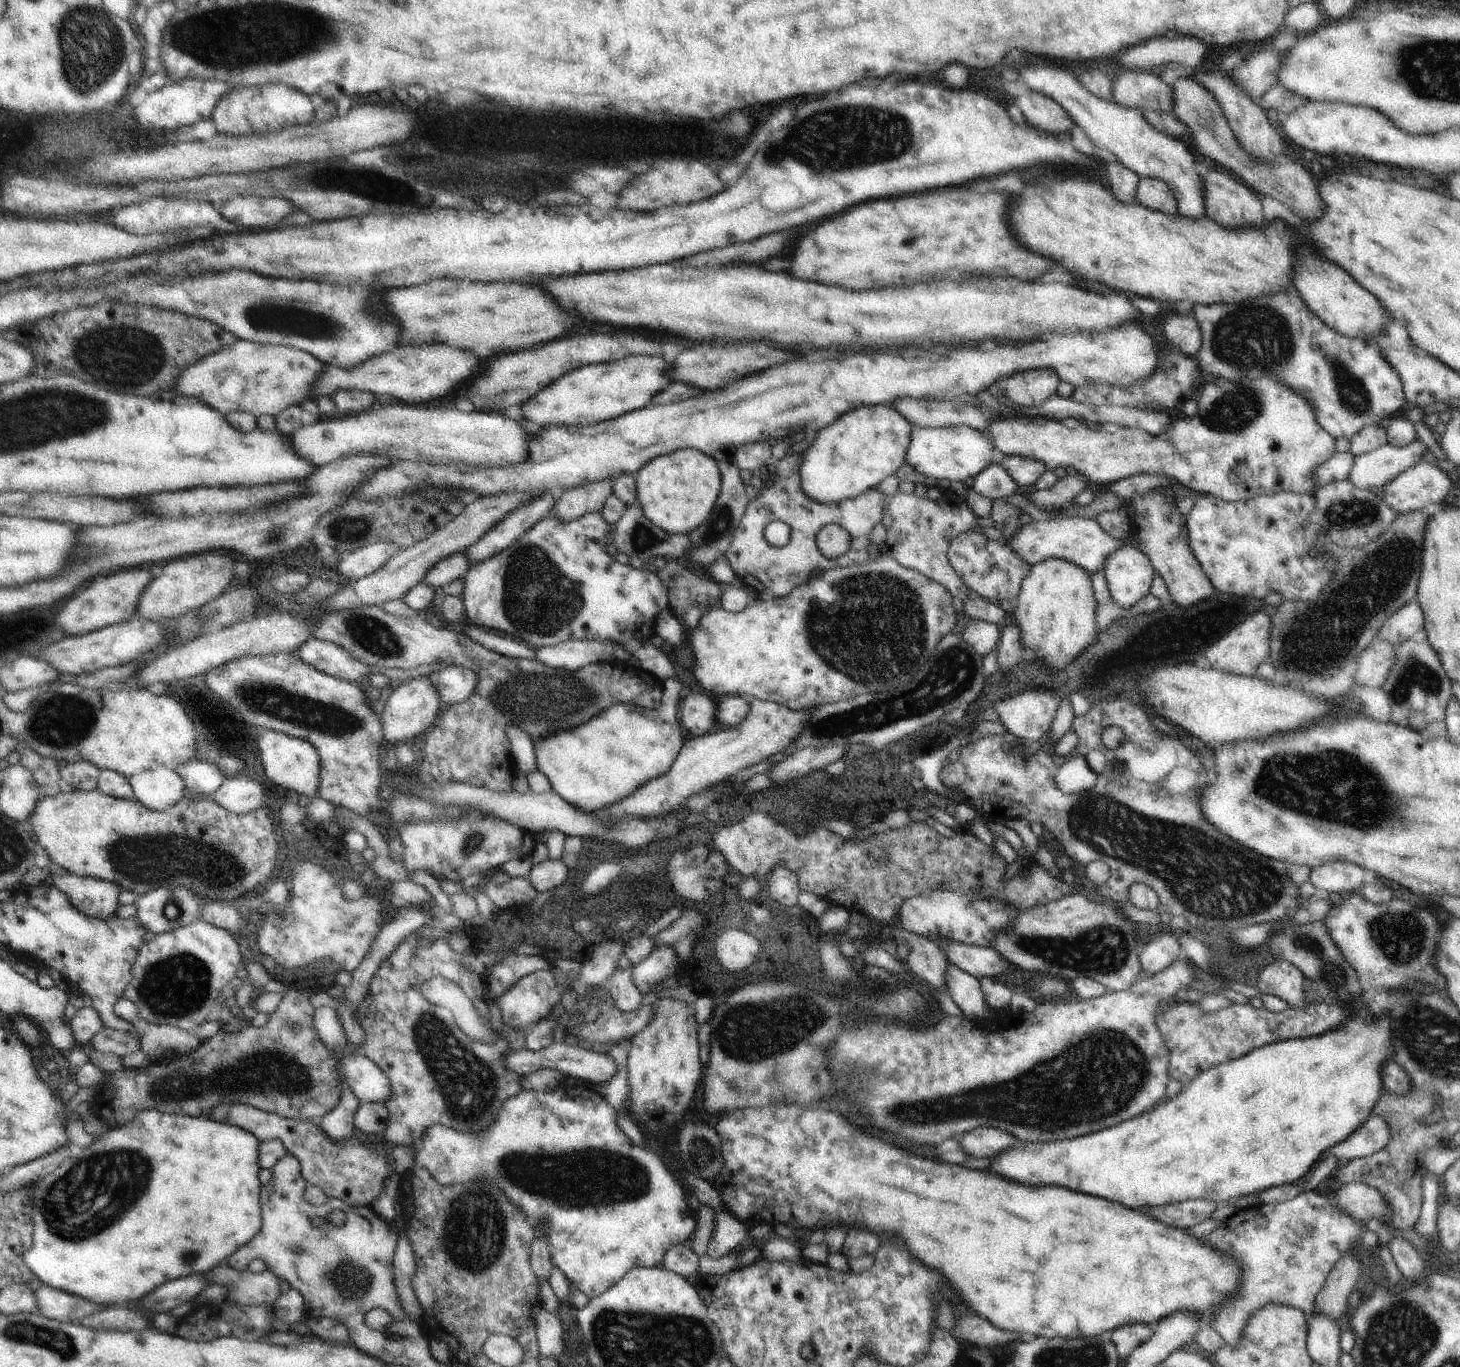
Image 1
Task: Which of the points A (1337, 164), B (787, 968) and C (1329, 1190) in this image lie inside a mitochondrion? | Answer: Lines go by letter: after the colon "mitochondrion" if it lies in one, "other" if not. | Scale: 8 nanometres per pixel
A: other
B: other
C: other

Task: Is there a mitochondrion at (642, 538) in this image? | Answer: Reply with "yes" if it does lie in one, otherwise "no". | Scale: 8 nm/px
yes

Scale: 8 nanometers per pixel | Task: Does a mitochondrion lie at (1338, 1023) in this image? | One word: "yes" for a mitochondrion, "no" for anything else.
no

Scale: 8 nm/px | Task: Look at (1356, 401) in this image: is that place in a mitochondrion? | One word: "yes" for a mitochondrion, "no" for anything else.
yes

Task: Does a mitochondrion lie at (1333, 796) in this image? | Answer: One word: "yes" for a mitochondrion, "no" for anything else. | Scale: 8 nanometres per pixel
yes

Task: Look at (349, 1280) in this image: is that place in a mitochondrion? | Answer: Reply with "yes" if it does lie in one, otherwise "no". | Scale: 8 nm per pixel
yes

